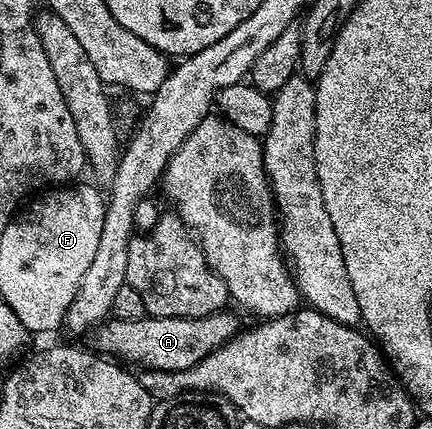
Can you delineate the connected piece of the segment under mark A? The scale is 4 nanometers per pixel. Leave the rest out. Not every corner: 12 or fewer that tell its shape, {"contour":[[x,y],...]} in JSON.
{"contour":[[224,308],[200,318],[104,321],[104,355],[193,368],[240,333]]}

